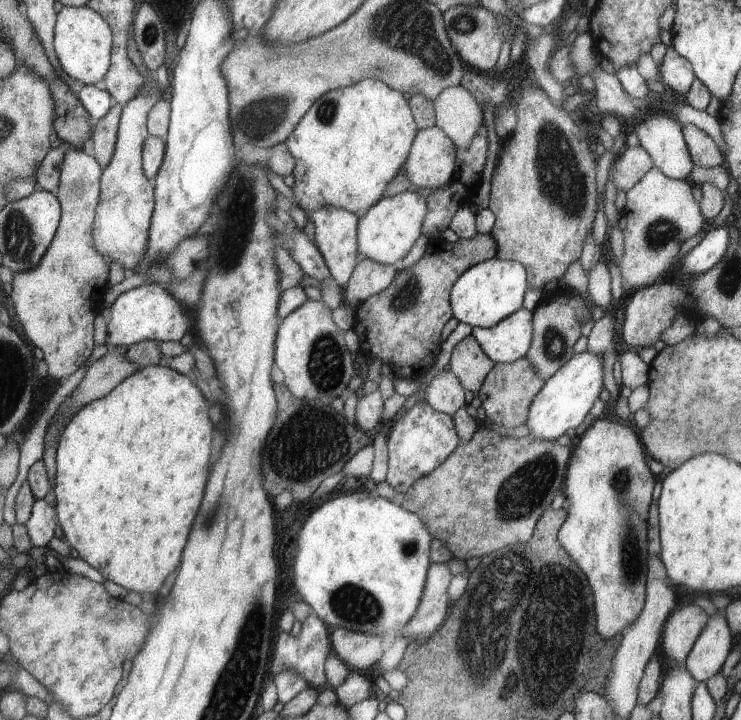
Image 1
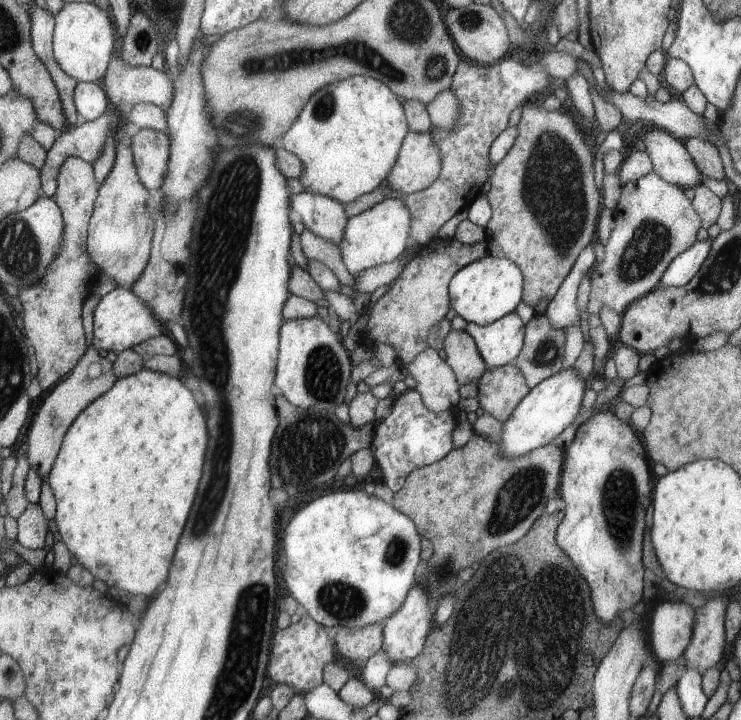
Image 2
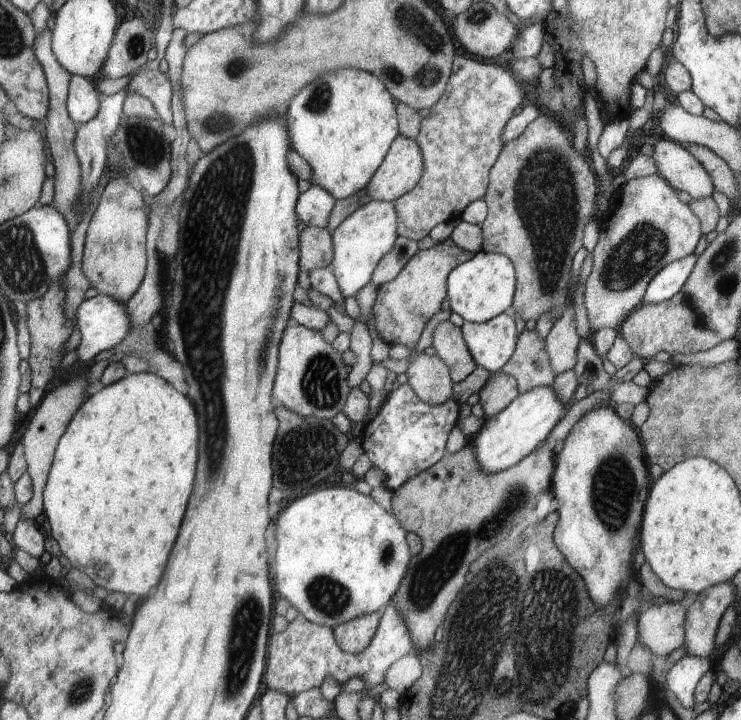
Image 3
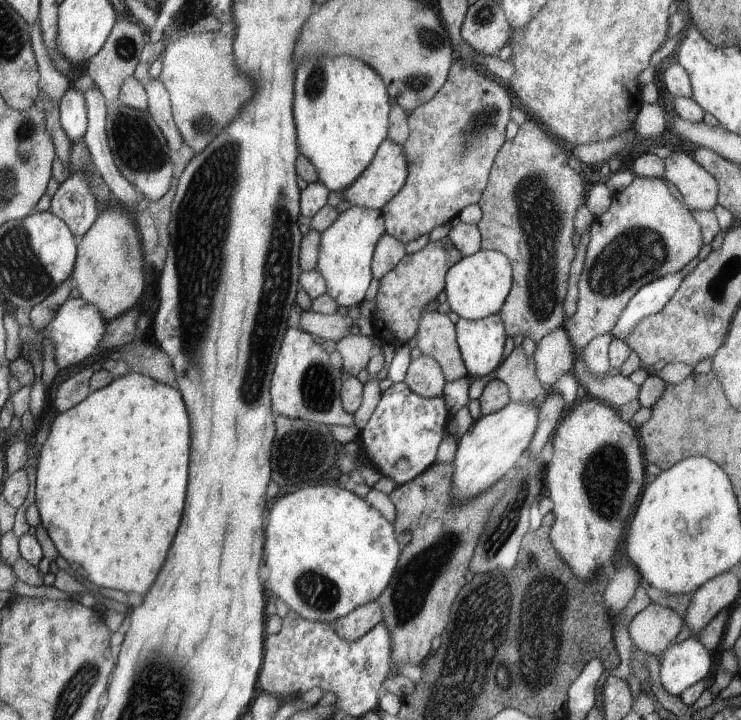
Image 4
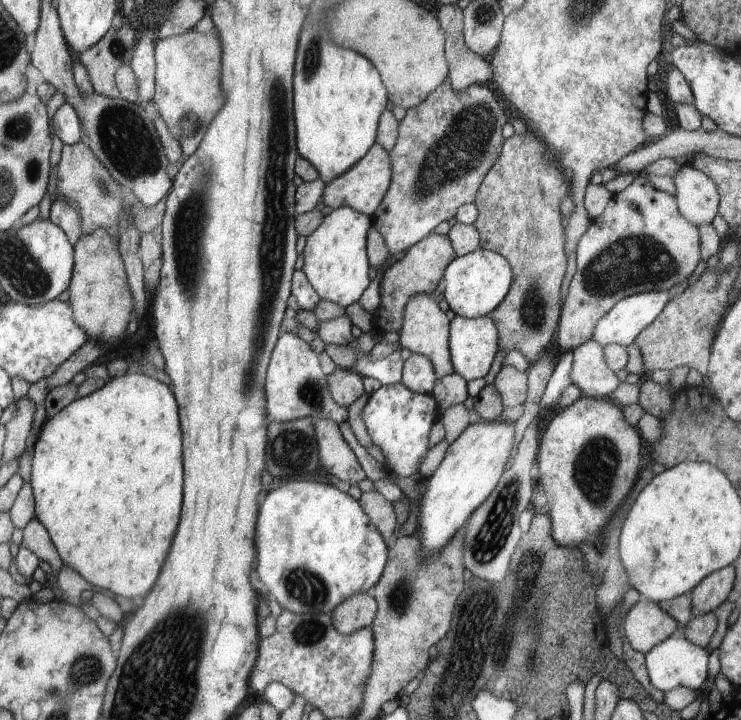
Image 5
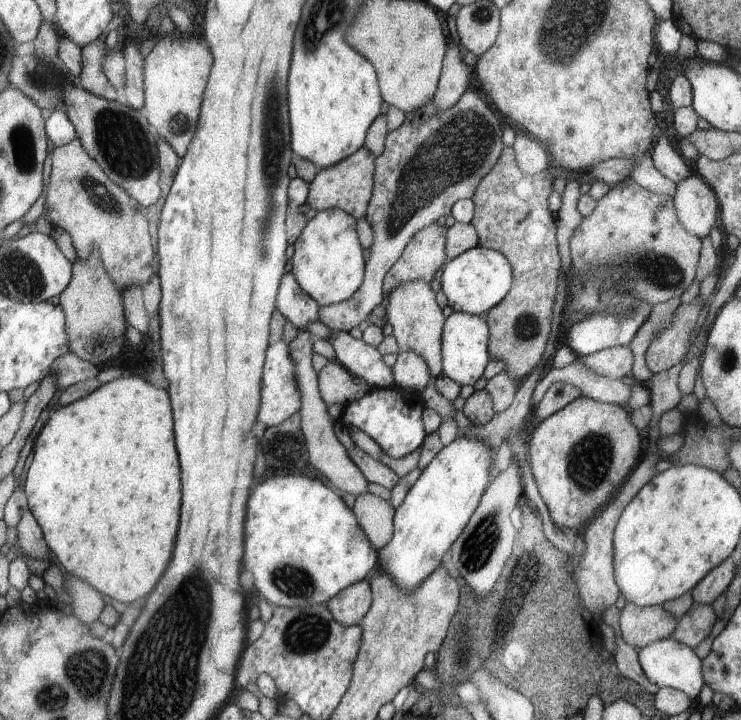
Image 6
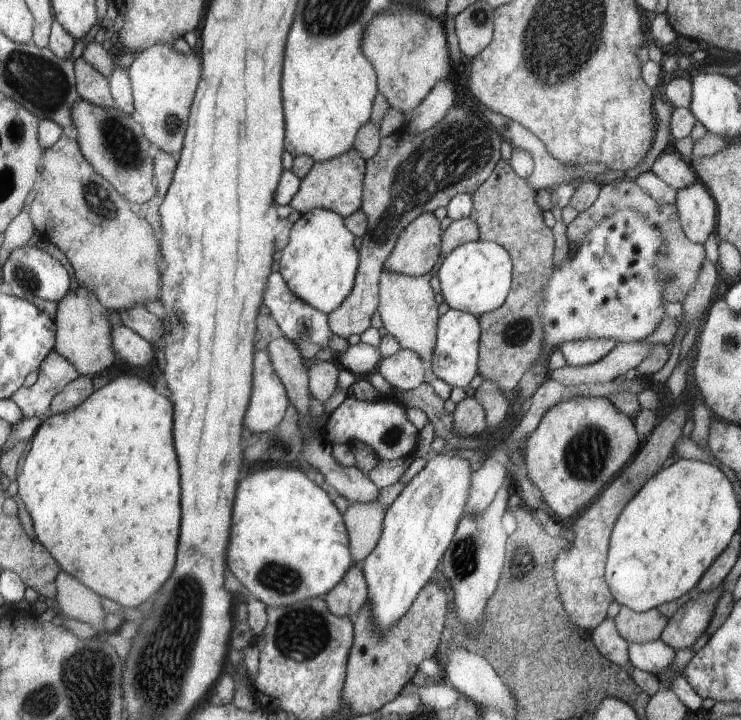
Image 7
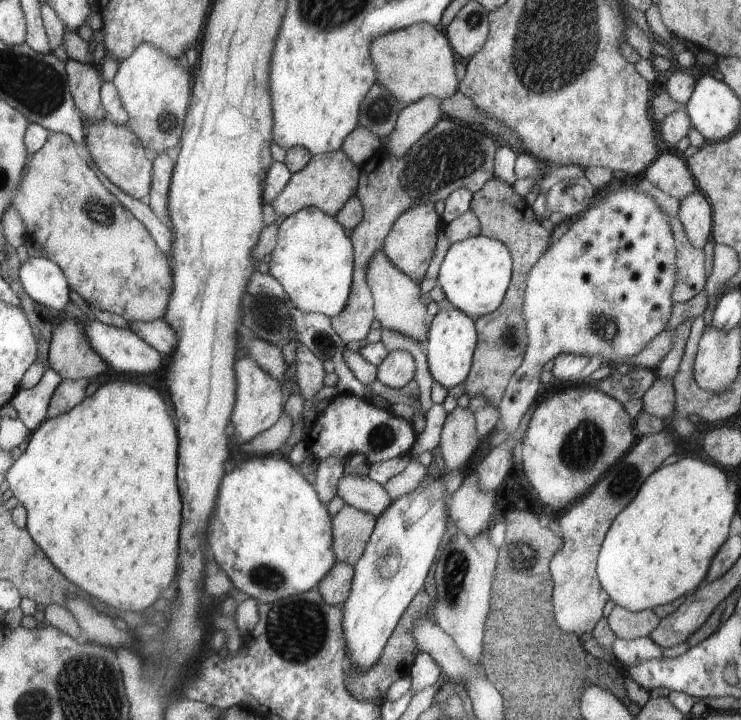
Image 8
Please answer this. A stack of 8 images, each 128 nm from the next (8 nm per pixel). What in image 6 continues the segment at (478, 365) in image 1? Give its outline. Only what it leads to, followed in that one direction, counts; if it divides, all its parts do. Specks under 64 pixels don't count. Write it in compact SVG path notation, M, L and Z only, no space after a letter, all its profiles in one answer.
M412 280L399 283L389 294L385 294L387 306L384 306L386 323L391 326L393 338L395 338L399 351L415 352L426 361L426 368L430 369L430 376L436 377L442 374L441 364L441 308L435 304L435 293L427 282Z

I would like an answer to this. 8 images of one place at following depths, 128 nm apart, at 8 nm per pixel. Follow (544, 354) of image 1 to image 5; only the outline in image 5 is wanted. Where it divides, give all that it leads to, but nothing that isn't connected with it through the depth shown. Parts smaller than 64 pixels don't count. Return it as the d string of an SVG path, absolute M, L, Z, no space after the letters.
M501 366L493 382L501 394L504 406L519 406L527 398L527 371L519 372L513 366Z

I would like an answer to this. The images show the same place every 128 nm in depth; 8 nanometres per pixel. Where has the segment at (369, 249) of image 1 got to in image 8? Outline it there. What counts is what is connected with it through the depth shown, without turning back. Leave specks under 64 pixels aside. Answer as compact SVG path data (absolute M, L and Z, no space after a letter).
M303 207L294 215L286 216L277 227L277 238L270 255L268 273L281 284L290 305L301 312L317 312L328 317L338 315L346 306L350 284L353 282L354 252L351 252L351 244L343 234L343 228L327 213L321 212L319 208Z

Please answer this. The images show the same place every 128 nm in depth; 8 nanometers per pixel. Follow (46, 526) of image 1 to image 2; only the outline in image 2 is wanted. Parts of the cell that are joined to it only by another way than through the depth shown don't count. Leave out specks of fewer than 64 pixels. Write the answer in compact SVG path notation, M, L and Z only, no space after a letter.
M37 502L28 503L23 514L16 519L17 537L16 541L25 548L43 548L43 536L47 532L43 514L39 510L41 506Z

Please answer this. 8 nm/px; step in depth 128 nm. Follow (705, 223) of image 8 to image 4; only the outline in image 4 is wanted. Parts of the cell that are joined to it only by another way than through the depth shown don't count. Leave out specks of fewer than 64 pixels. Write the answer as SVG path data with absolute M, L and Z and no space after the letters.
M672 152L663 158L663 178L681 193L681 200L691 210L712 210L718 196L714 176L701 168L689 155Z

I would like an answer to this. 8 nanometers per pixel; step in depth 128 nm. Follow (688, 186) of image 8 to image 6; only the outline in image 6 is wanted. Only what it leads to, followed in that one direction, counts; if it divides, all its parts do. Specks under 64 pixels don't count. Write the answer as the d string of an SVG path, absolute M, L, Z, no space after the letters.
M665 134L663 136L657 135L655 148L651 149L649 157L652 159L653 166L657 169L657 172L660 172L671 182L678 183L689 176L689 168L685 166L681 156L669 146Z

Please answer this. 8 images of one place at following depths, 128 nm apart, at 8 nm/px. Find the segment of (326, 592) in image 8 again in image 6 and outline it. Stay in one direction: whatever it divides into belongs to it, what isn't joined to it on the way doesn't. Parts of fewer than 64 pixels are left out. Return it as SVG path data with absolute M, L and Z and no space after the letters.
M363 578L330 598L325 605L330 609L335 622L343 626L353 626L370 610L373 593L368 579Z

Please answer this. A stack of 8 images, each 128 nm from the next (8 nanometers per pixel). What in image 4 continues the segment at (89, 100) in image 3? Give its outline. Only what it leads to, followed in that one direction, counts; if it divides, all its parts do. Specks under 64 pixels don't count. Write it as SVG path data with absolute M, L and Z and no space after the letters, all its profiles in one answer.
M68 84L59 100L59 124L65 130L65 136L74 142L81 139L86 131L87 108L83 93L75 91L71 85Z

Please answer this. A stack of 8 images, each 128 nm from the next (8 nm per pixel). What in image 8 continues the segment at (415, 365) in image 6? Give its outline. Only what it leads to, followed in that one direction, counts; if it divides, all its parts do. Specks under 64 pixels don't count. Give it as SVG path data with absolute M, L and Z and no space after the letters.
M394 350L376 366L376 379L389 388L403 388L413 378L415 364L409 352Z

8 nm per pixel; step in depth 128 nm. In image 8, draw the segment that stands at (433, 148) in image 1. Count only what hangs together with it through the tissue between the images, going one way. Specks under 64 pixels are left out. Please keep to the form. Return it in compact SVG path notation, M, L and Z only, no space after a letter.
M343 150L311 155L303 170L291 174L291 178L287 180L283 190L269 202L269 206L279 216L294 215L303 207L319 208L321 212L325 212L329 216L335 216L339 212L339 208L343 208L343 204L347 204L347 200L351 200L351 196L356 196L359 169L343 154Z

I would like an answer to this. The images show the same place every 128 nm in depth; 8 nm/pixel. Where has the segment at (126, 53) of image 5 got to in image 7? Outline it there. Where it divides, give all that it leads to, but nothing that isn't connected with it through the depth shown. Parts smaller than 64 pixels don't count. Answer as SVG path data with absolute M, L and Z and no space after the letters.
M81 56L74 60L73 68L75 88L81 100L87 100L89 104L95 104L99 108L115 106L110 94L110 82L106 76L103 76Z

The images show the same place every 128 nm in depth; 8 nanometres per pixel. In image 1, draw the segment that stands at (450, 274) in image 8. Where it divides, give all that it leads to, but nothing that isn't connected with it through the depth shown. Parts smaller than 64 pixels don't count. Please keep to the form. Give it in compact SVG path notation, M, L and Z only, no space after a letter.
M495 256L474 264L455 280L451 287L451 310L458 322L465 322L471 327L491 328L522 307L527 288L523 265Z

